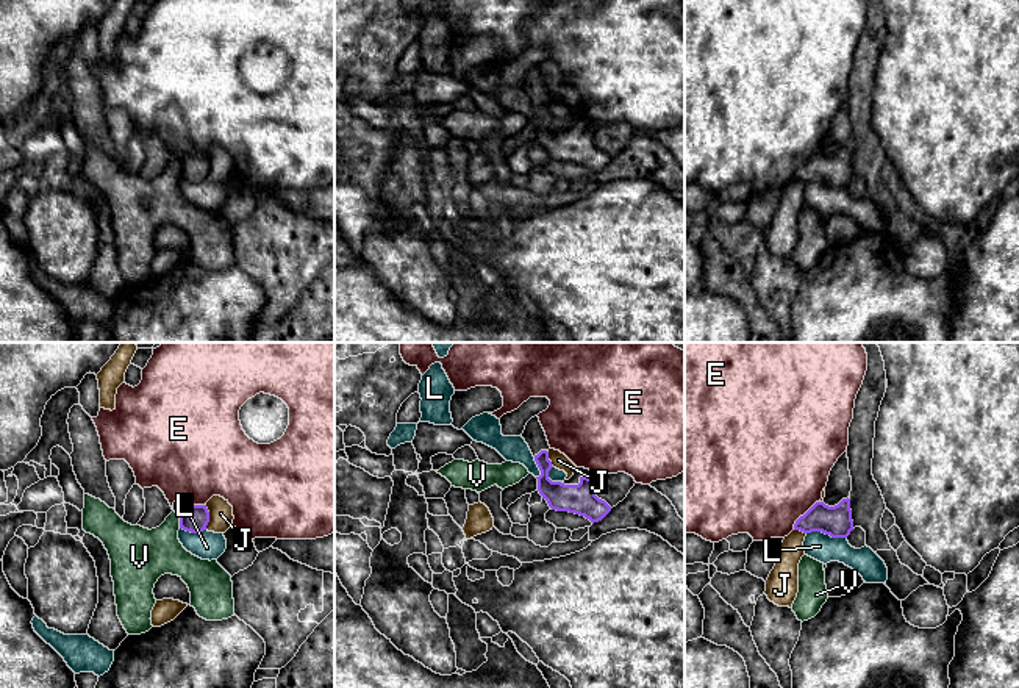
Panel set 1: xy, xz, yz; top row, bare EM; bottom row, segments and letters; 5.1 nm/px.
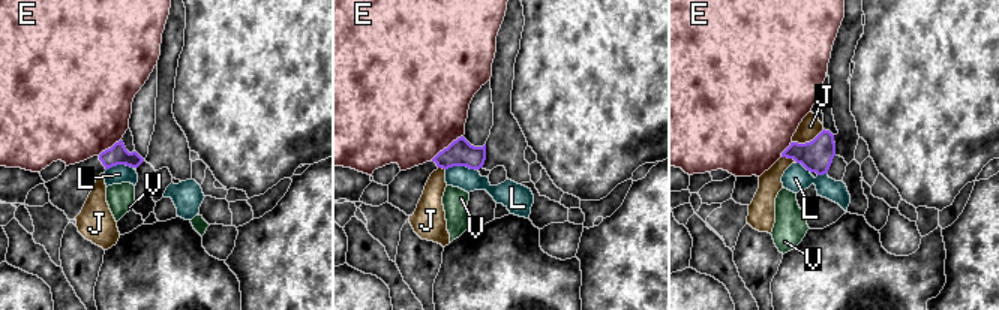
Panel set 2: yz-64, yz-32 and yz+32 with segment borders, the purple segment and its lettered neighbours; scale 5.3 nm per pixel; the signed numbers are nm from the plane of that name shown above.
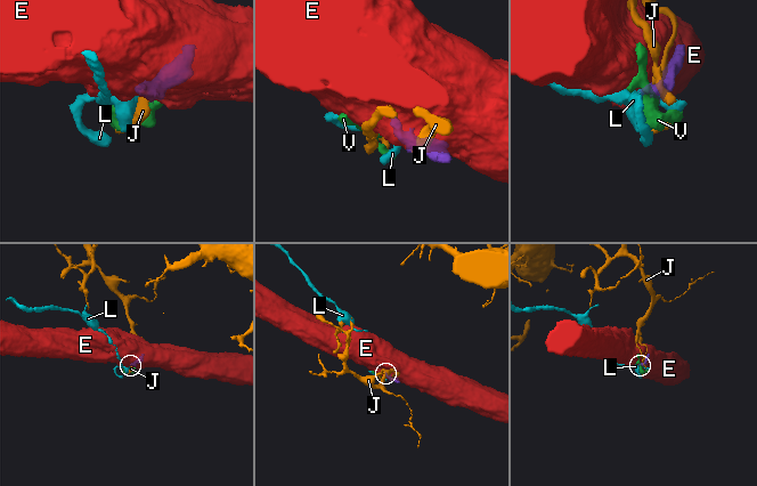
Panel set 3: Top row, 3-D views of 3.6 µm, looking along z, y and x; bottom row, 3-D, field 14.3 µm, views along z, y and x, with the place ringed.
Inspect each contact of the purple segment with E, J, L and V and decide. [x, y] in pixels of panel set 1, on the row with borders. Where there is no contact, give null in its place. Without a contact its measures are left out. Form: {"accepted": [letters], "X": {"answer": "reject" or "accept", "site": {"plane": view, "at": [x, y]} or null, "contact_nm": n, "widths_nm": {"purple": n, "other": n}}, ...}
{"accepted": [], "E": {"answer": "reject", "site": {"plane": "yz", "at": [805, 513]}, "contact_nm": 200, "widths_nm": {"purple": 160, "other": 500}}, "J": {"answer": "reject", "site": {"plane": "xy", "at": [208, 518]}, "contact_nm": 130, "widths_nm": {"purple": 140, "other": 130}}, "L": {"answer": "reject", "site": {"plane": "yz", "at": [827, 533]}, "contact_nm": 220, "widths_nm": {"purple": 160, "other": 140}}, "V": {"answer": "reject", "site": {"plane": "xy", "at": [180, 523]}, "contact_nm": 60, "widths_nm": {"purple": 140, "other": 280}}}

